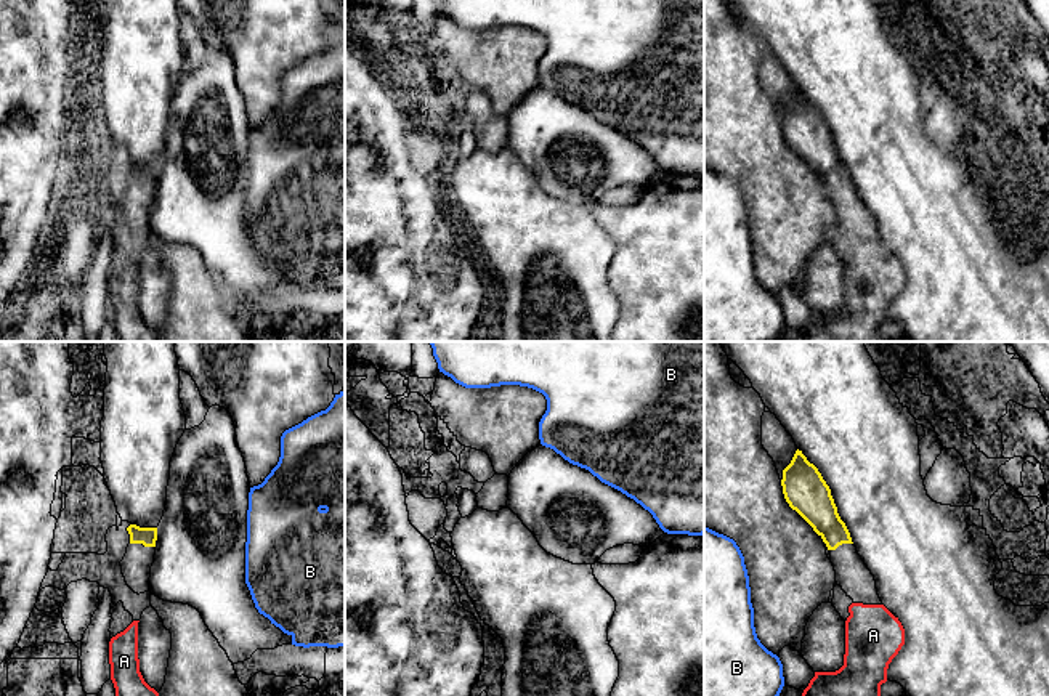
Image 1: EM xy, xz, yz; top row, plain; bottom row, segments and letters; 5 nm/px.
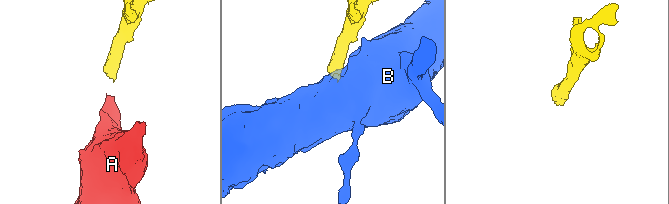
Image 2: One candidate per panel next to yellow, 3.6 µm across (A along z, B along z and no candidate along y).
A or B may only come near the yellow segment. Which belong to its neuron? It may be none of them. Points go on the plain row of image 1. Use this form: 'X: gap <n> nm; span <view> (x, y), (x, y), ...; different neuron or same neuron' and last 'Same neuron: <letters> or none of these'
A: gap 280 nm; span yz (834, 190), (852, 244); same neuron
B: gap 320 nm; span yz (789, 146), (735, 183); different neuron
Same neuron: A

